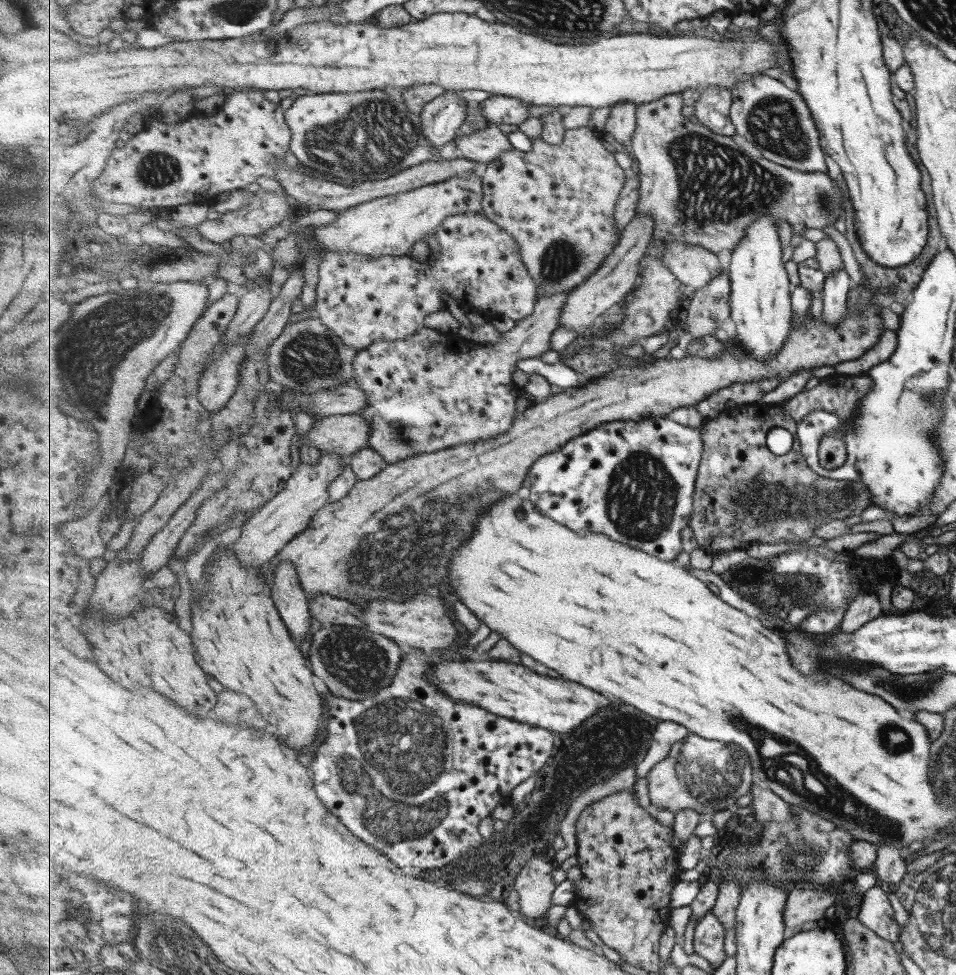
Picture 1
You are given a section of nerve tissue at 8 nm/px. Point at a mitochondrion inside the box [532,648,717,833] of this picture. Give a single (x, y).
(572, 773)

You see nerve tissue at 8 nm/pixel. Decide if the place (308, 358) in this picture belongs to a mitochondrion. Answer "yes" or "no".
yes

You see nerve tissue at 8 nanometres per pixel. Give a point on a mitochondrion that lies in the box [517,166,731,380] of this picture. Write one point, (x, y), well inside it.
(562, 257)

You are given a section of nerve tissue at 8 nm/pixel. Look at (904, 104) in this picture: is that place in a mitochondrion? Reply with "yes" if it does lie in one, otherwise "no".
no

